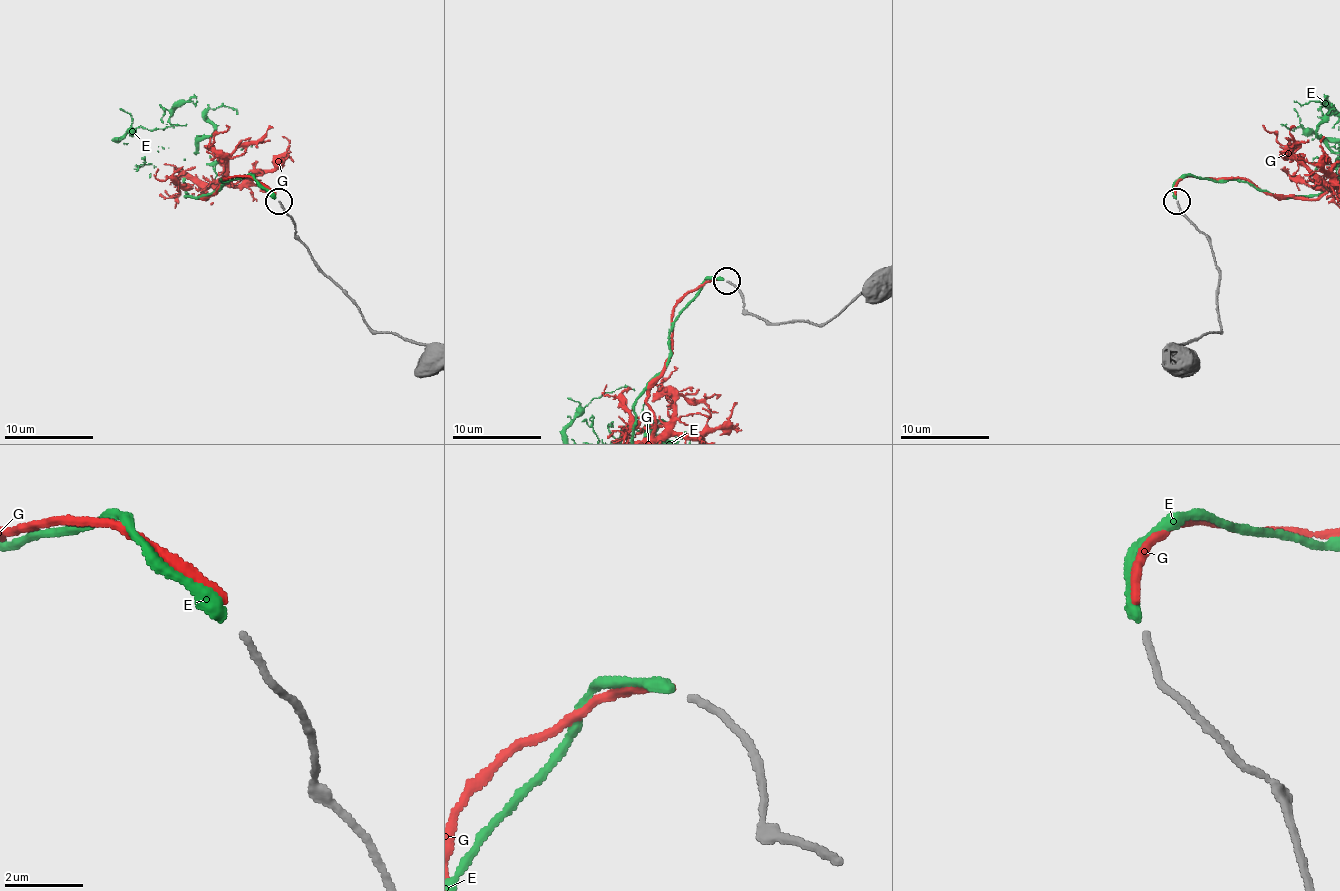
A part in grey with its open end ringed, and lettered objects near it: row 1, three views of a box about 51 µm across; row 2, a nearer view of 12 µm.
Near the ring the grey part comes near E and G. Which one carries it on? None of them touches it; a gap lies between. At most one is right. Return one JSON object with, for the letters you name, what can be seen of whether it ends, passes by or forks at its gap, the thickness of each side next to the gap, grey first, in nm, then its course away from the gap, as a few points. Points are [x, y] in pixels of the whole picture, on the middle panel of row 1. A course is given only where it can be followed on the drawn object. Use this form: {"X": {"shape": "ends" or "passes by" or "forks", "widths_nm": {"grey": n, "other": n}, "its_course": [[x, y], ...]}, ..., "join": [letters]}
{"E": {"shape": "ends", "widths_nm": {"grey": 170, "other": 380}}, "join": ["E"]}

